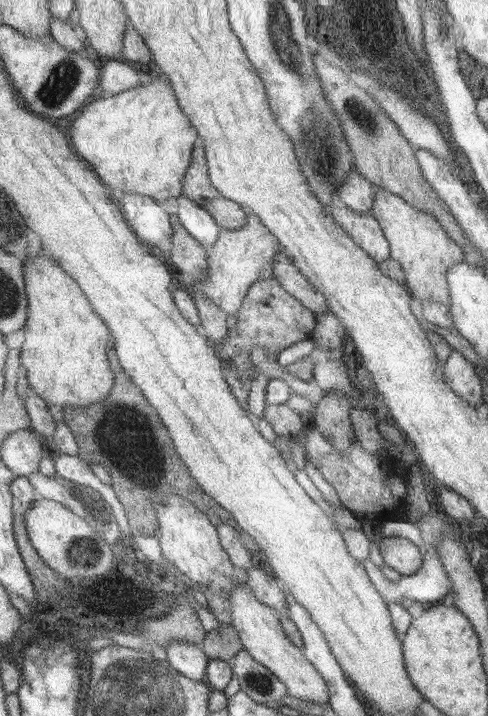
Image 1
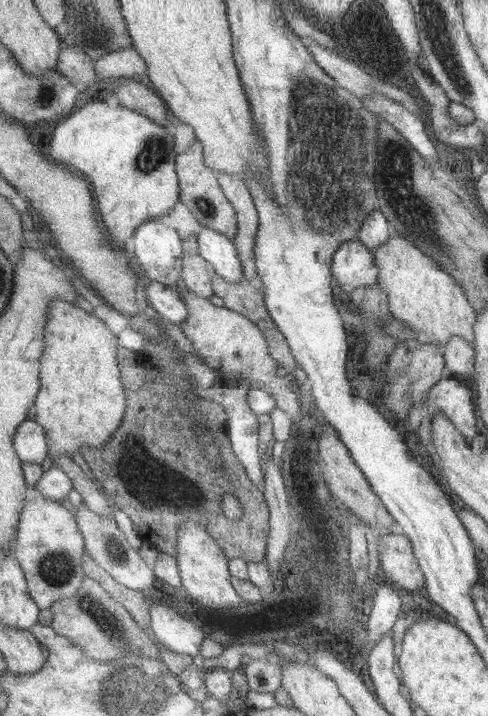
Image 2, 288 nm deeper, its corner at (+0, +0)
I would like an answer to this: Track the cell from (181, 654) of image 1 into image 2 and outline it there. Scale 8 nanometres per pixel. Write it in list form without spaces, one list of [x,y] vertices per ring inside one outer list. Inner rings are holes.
[[[151,600],[151,628],[155,638],[165,644],[175,654],[197,656],[203,650],[205,632],[197,628],[191,620],[183,618],[177,608],[171,608],[165,600]]]

